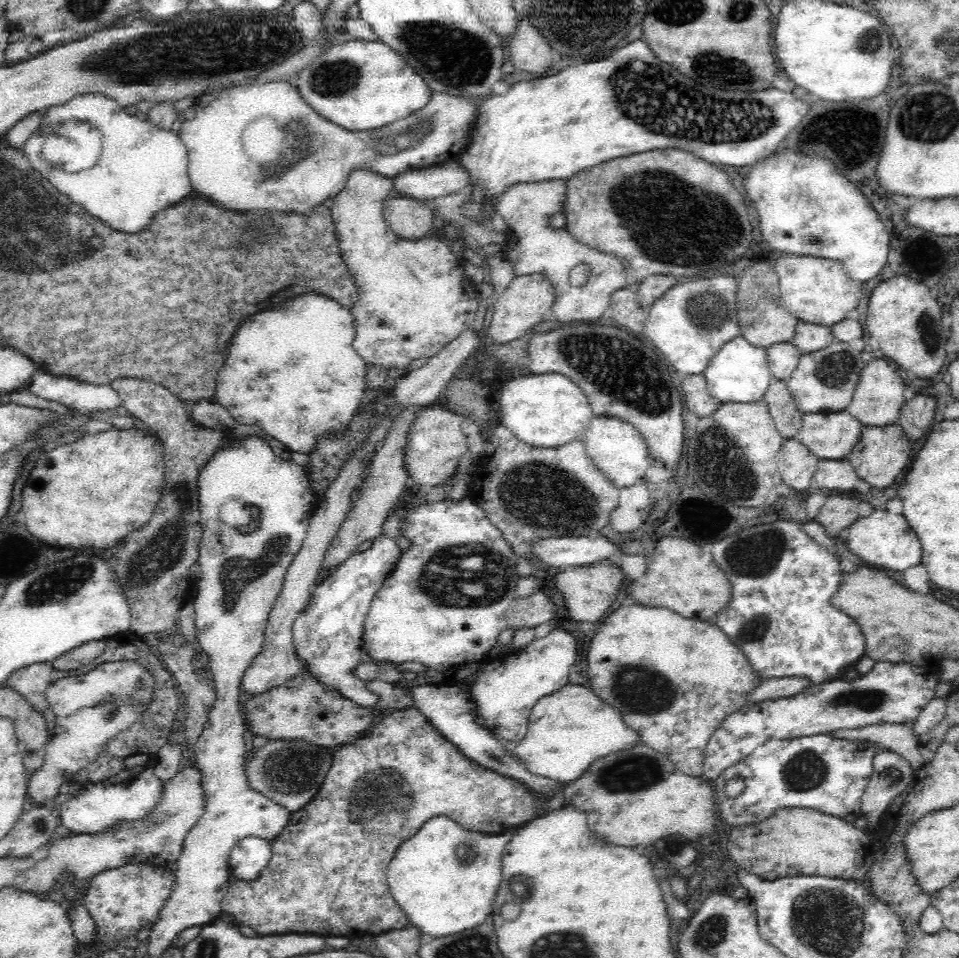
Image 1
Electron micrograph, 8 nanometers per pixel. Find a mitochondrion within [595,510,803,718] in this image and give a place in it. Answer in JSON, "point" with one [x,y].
{"point":[641,690]}

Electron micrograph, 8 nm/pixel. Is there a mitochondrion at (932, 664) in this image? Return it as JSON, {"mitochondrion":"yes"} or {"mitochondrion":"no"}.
{"mitochondrion":"no"}

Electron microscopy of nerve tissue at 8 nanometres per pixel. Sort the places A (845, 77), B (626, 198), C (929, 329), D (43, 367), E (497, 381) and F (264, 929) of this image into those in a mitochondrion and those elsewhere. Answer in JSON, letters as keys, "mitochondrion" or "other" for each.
{"A":"other","B":"mitochondrion","C":"mitochondrion","D":"other","E":"other","F":"other"}

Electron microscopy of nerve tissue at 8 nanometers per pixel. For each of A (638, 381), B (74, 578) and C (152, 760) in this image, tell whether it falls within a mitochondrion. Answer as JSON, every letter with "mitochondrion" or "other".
{"A":"mitochondrion","B":"mitochondrion","C":"other"}

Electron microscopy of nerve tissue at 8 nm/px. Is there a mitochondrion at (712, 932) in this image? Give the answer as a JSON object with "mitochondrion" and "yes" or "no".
{"mitochondrion":"yes"}

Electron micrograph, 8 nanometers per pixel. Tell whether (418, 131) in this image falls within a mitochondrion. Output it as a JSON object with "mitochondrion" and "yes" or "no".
{"mitochondrion":"yes"}

